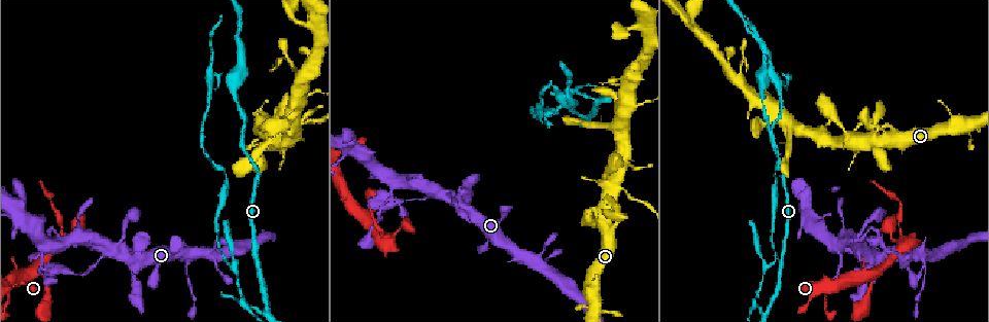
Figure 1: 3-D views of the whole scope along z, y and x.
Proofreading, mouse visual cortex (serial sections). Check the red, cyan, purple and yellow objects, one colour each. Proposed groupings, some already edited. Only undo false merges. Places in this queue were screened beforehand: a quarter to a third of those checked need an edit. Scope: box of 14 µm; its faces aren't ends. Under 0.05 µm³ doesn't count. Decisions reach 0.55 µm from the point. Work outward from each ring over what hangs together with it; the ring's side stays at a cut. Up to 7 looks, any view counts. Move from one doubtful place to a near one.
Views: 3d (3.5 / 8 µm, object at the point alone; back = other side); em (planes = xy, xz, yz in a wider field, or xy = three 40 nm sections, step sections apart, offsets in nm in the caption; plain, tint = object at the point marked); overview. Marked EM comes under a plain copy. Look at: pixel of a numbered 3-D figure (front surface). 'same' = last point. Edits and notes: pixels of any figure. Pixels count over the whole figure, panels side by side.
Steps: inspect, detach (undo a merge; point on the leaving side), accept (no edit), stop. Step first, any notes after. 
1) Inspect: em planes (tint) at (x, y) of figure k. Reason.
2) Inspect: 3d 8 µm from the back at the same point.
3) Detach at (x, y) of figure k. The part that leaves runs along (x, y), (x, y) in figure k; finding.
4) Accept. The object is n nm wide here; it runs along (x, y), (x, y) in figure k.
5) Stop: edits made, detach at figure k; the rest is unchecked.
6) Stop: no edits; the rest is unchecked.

Inspect: 3d 3.5 µm at (30, 271) of figure 1. Two arms in line, one across.

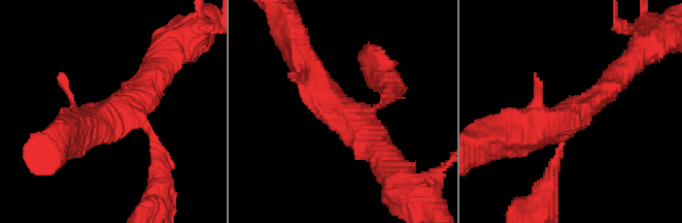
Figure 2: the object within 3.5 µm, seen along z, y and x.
Inspect: em xy step 5 (tint) at (346, 116) of figure 2. Shape alone is not enough.

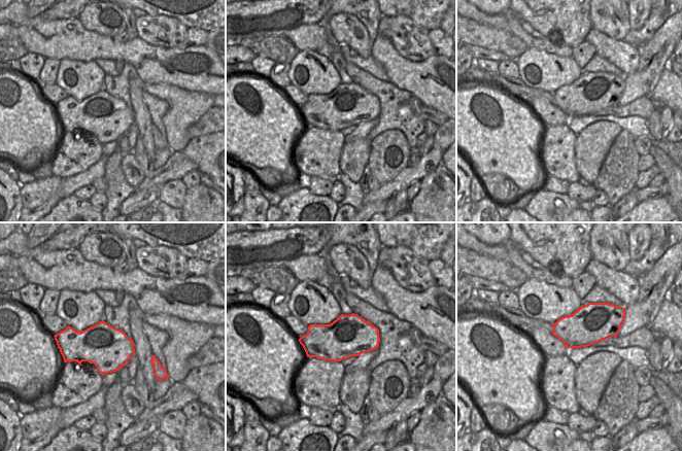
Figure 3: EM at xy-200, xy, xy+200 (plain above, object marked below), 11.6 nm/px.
Inspect: em xy step 1 (tint) at the same point. Another direction.

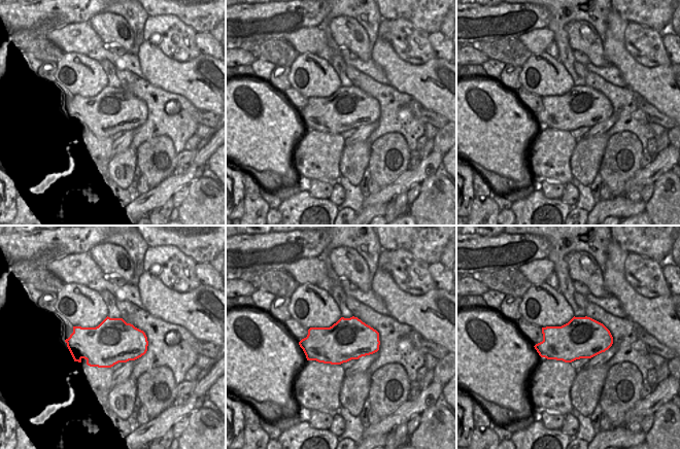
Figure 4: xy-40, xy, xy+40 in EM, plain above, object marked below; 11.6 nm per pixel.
Accept. It runs along (307, 69), (385, 159) in figure 2; all the same cell.

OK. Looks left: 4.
Inspect: 3d 8 µm at (108, 249) of figure 1. Calibre changes.

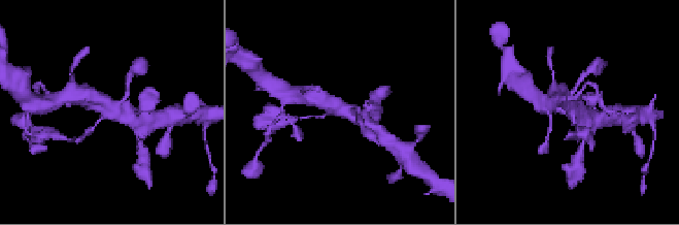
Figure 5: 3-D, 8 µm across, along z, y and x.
Inspect: em xy step 5 (tint) at (341, 107) of figure 5. Shape alone is not enough.

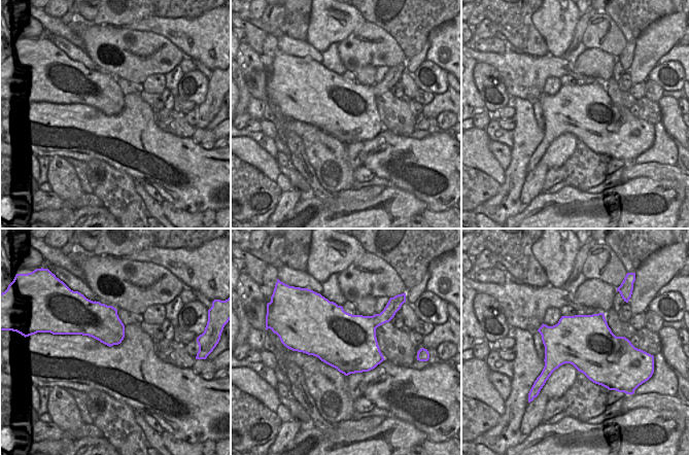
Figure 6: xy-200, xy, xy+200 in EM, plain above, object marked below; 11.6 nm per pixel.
Accept. It runs along (134, 116), (86, 93) in figure 5; continuous, no second cell.

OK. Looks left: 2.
Inspect: 3d 3.5 µm at (860, 238) of figure 1. Sharp bend.

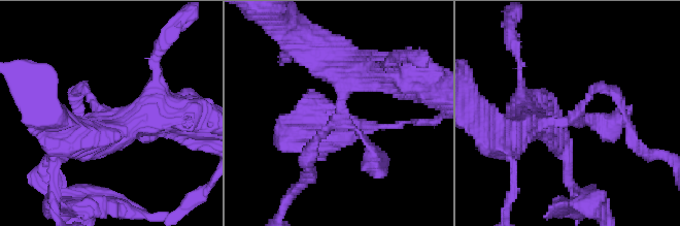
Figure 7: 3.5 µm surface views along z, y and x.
Inspect: em planes (tint) at (572, 118) of figure 7. Shape alone is not enough.

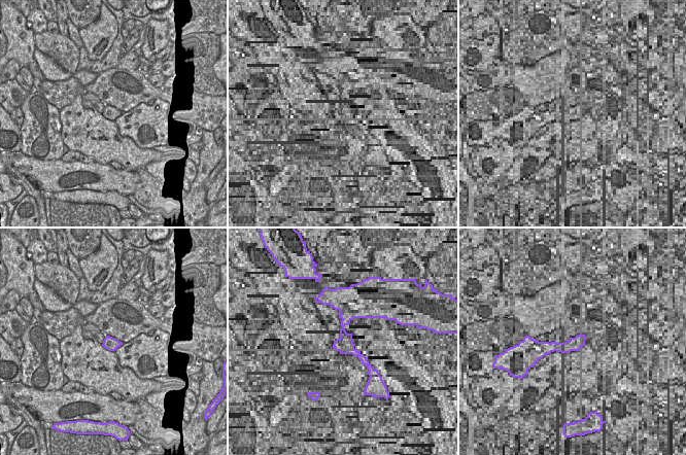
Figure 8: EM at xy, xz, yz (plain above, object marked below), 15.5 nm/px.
Accept. It runs along (523, 118), (569, 121), (594, 89), (618, 99) in figure 7; one cell here.

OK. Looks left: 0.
Stop: no edits; the rest is unchecked.

